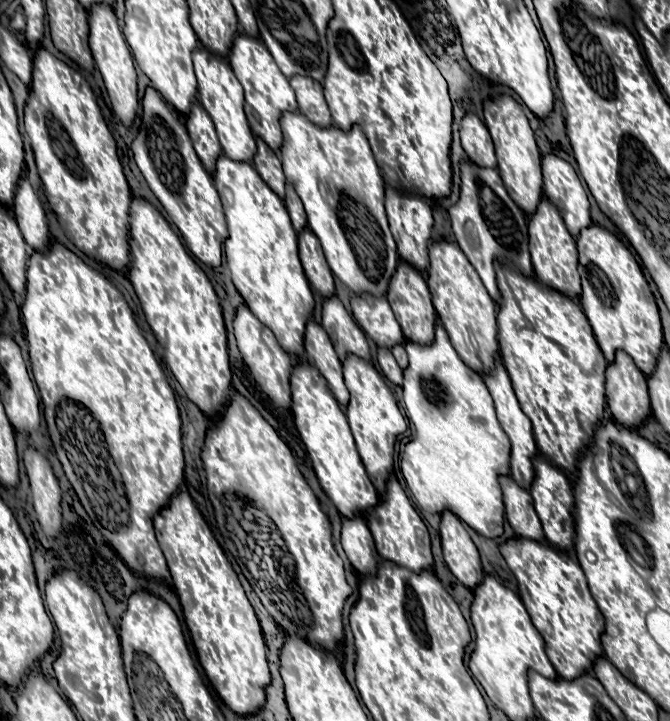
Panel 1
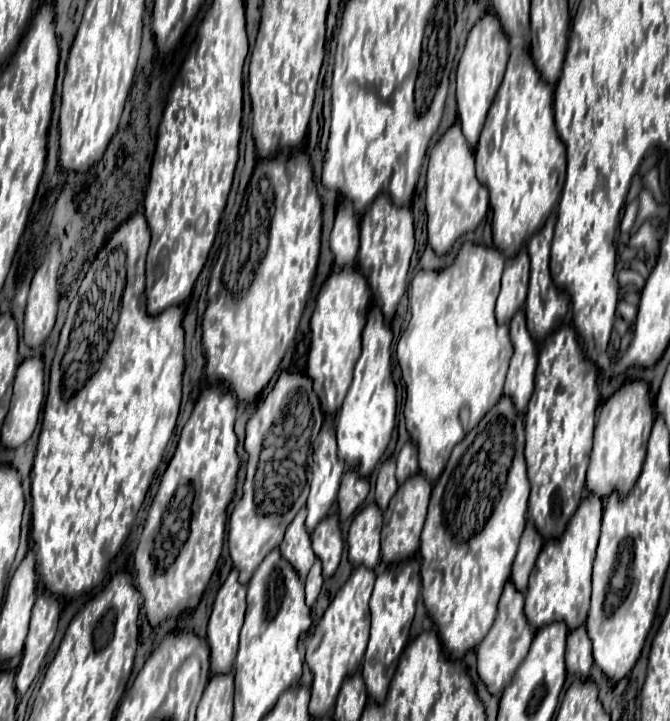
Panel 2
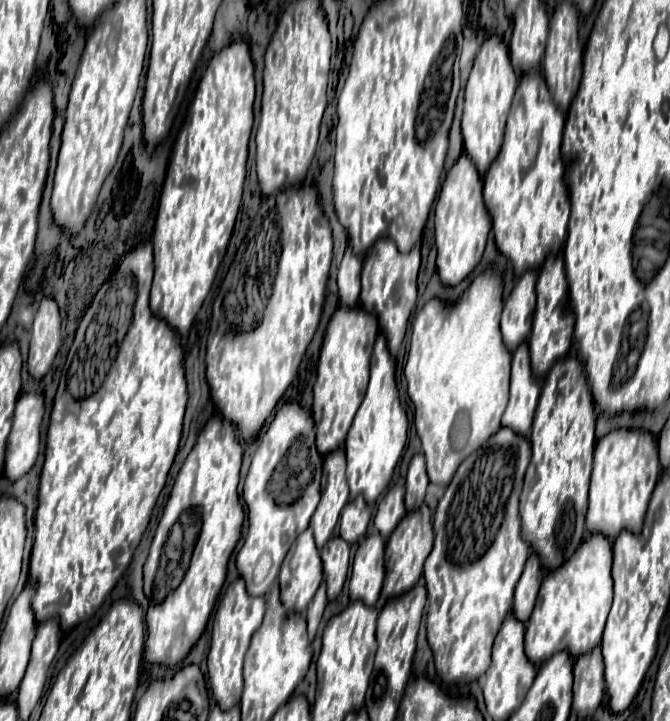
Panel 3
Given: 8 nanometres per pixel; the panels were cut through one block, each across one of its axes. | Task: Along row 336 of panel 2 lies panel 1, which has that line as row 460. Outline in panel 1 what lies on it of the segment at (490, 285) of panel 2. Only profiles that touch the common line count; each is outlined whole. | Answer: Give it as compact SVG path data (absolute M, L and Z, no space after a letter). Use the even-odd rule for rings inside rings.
M442 324L436 326L436 340L430 346L420 346L414 342L406 344L408 368L404 370L404 410L414 428L414 440L406 444L400 460L400 470L410 488L414 502L426 512L450 510L470 528L486 538L496 538L502 534L504 524L504 502L498 478L510 472L510 442L506 432L496 420L494 402L488 394L484 380L458 358L452 348Z

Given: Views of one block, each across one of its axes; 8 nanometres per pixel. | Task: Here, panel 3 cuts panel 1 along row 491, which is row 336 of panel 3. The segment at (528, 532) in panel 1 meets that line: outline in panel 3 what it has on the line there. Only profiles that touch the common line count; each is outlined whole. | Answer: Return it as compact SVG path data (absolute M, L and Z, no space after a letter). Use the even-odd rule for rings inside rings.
M528 270L516 282L516 286L512 288L512 292L504 304L500 330L502 330L506 348L512 352L518 346L518 340L526 340L530 334L532 314L534 314L534 306L536 306L534 286L536 286L536 272Z

